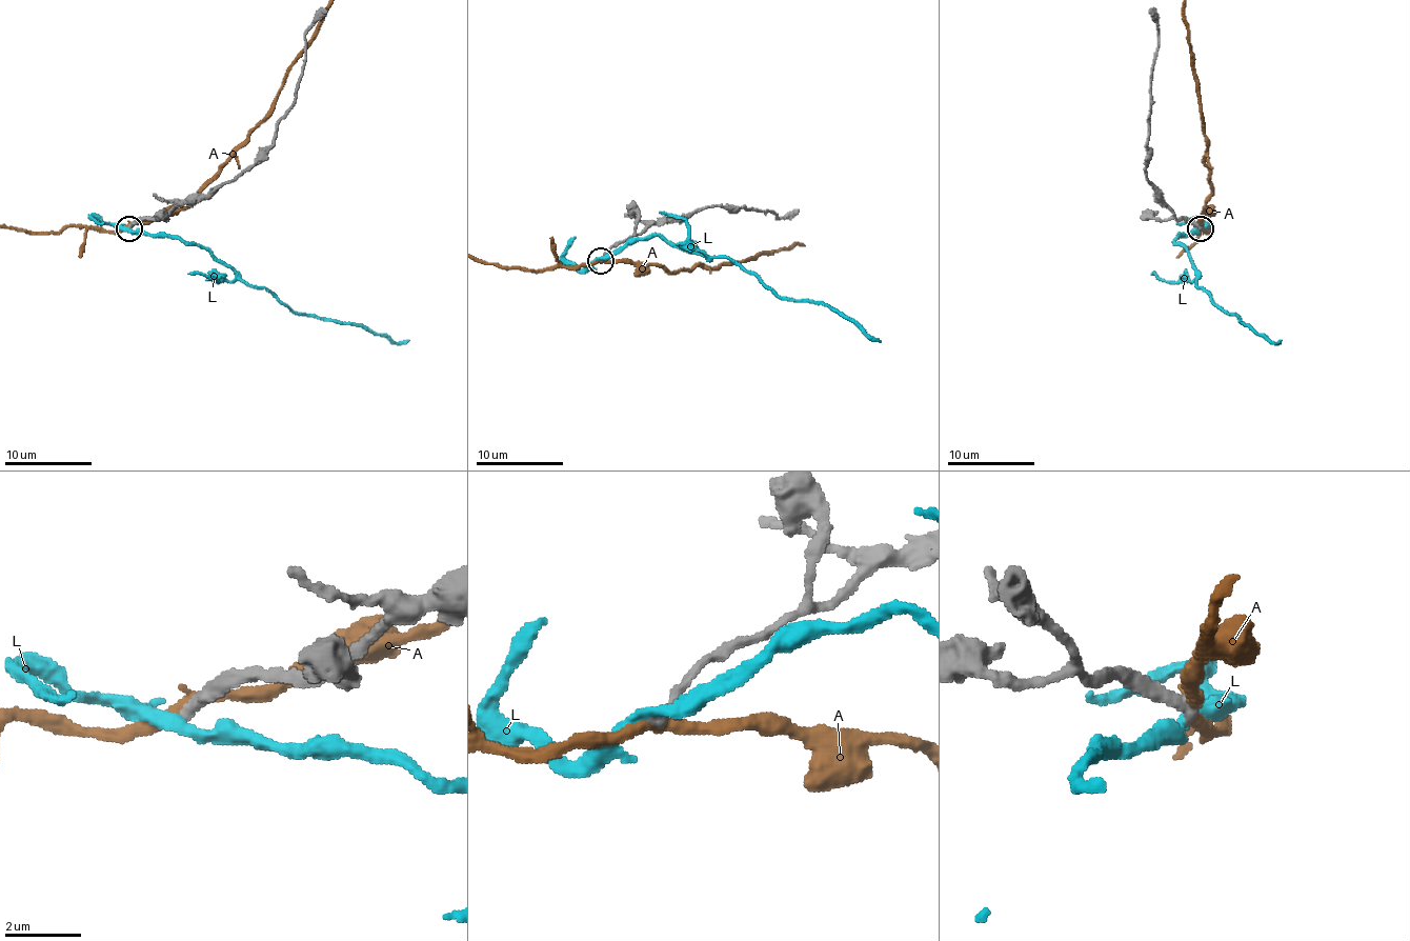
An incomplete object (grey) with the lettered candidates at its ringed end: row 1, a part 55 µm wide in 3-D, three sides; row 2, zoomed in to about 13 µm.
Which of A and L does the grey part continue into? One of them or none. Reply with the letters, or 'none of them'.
none of them

